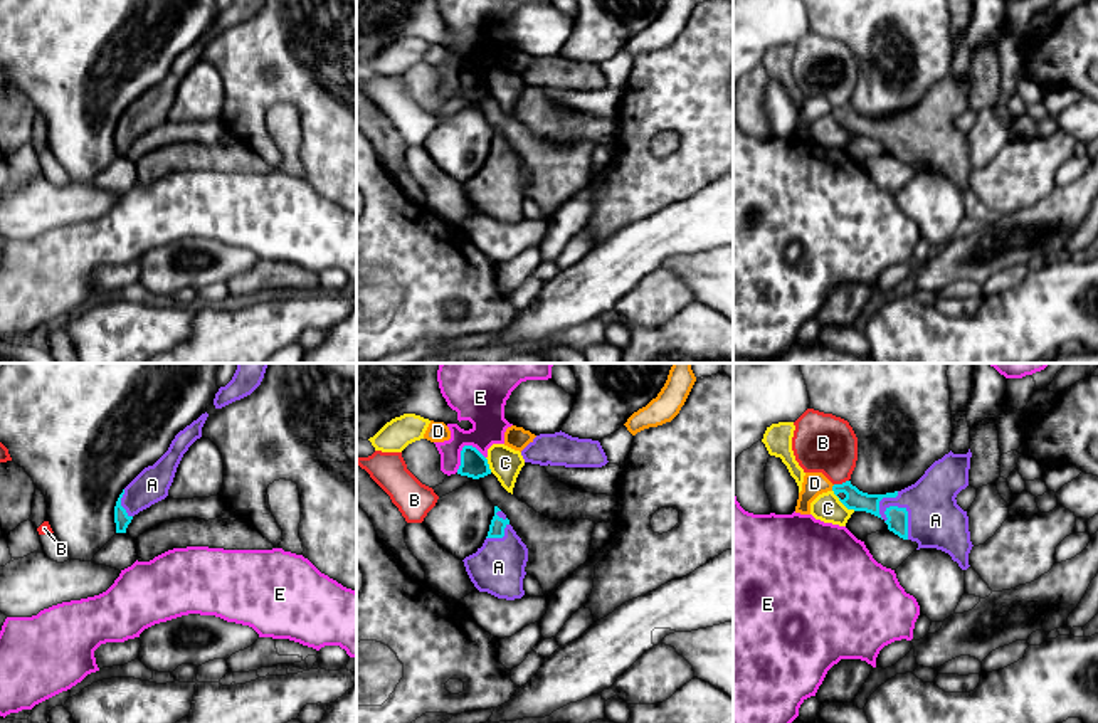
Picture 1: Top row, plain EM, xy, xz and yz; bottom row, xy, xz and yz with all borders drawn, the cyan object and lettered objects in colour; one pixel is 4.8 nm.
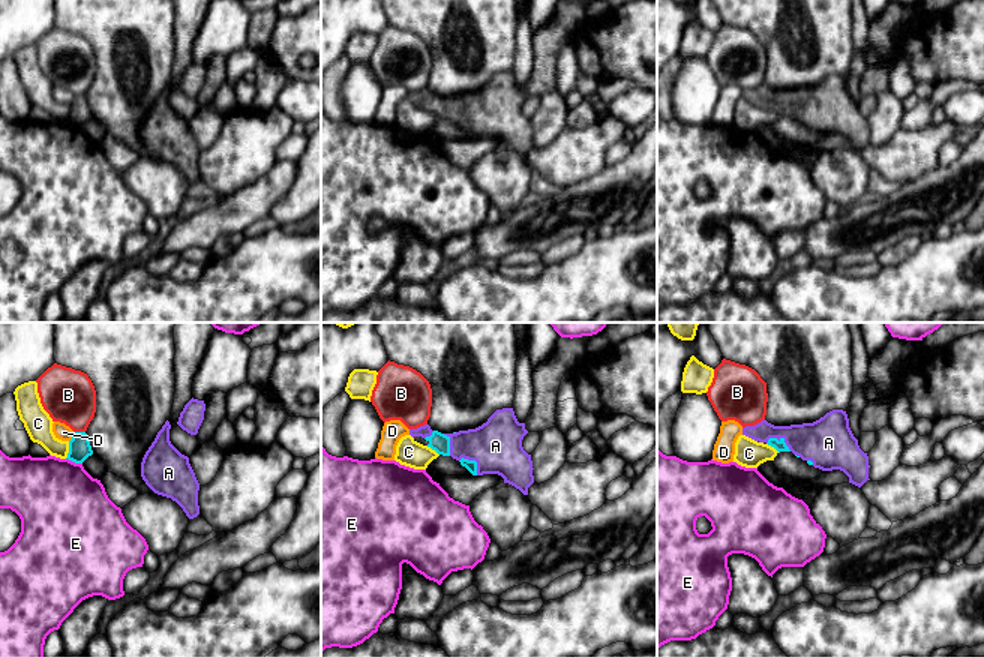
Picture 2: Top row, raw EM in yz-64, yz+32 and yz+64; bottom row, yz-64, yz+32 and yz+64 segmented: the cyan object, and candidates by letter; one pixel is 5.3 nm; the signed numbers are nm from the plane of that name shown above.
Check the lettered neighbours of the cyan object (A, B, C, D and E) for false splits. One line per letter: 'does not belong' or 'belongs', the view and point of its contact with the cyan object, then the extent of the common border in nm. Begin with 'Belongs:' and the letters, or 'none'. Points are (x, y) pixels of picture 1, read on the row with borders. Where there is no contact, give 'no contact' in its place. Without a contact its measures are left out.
Belongs: A
A: belongs | yz (897, 506) | 240 nm
B: does not belong | yz (843, 483) | 80 nm
C: does not belong | yz (843, 503) | 150 nm
D: does not belong | yz (833, 488) | 40 nm
E: does not belong | xz (463, 449) | 160 nm

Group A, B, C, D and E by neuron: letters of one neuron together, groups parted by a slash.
A / B / C / D / E

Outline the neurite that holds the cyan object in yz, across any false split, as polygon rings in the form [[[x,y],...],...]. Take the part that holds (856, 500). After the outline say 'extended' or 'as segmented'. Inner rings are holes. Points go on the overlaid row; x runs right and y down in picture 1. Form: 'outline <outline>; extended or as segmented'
outline [[[952,451],[935,461],[911,486],[886,493],[868,494],[851,481],[834,484],[832,491],[846,498],[839,501],[854,511],[866,511],[881,518],[888,530],[903,540],[918,543],[918,548],[937,548],[952,557],[962,570],[967,570],[972,550],[969,516],[957,504],[957,494],[969,486],[972,452]]]; extended

